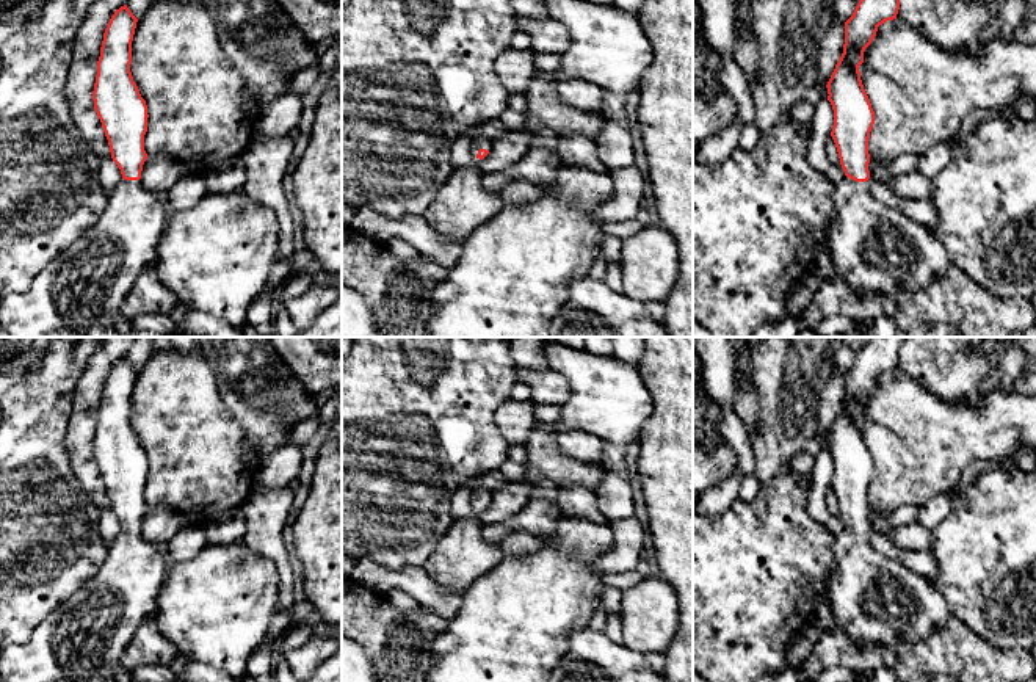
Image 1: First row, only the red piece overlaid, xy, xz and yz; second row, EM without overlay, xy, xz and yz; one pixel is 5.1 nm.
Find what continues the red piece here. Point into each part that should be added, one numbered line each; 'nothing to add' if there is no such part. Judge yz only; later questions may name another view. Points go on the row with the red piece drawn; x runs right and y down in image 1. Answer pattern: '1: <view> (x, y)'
1: yz (876, 250)

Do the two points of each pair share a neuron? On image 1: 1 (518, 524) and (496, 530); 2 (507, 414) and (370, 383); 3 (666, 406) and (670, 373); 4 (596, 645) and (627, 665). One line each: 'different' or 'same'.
1: same
2: different
3: same
4: same

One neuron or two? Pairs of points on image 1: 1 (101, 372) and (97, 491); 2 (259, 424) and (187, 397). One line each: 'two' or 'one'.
1: one
2: two

